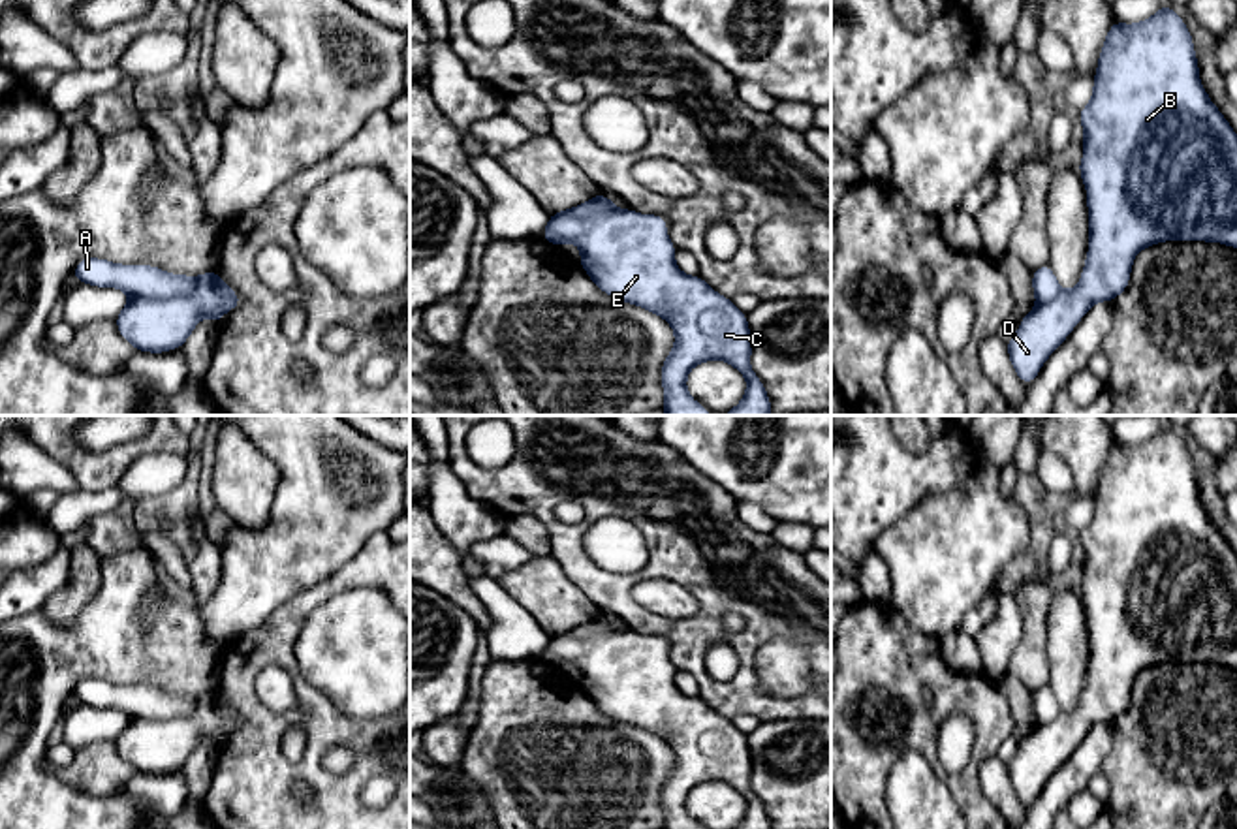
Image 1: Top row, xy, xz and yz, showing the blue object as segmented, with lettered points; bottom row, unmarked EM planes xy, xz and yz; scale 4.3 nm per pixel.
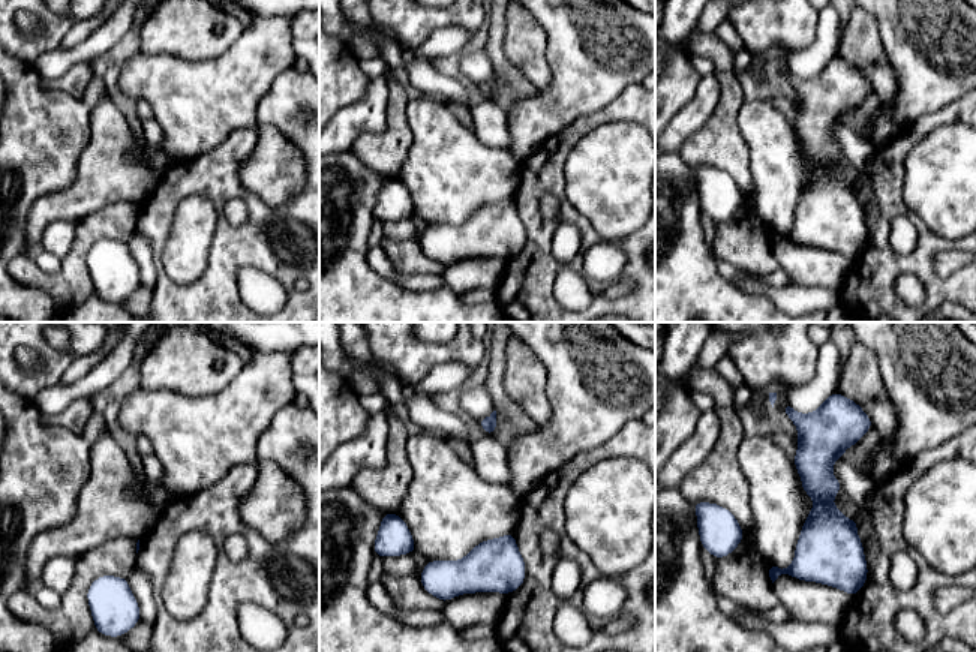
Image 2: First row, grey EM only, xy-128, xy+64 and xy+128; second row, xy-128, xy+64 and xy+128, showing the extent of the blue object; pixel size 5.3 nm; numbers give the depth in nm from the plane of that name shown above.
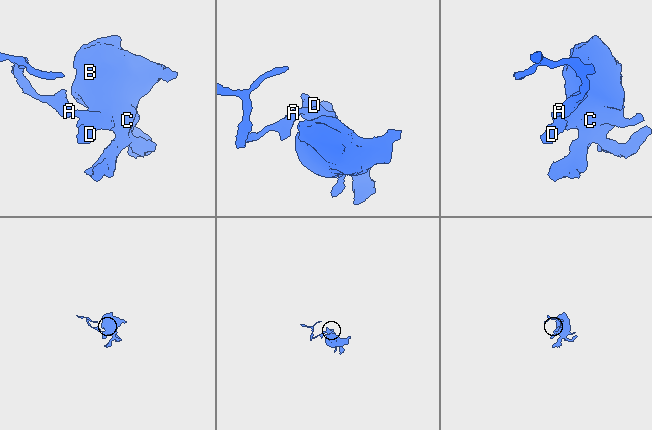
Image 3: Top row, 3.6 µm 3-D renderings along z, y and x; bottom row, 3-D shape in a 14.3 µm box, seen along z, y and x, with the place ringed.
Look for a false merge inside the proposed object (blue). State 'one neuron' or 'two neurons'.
two neurons

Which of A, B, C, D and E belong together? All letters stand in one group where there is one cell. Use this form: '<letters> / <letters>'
A / B C D E

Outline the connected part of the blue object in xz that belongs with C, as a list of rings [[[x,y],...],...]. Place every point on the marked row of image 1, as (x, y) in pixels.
[[[566,209],[551,214],[541,239],[555,246],[564,242],[577,244],[581,267],[605,295],[637,305],[671,325],[675,346],[660,370],[664,387],[662,410],[665,415],[712,415],[686,389],[688,372],[696,365],[712,359],[726,361],[746,380],[744,397],[724,415],[771,415],[771,399],[750,367],[752,336],[746,314],[731,299],[714,291],[701,276],[684,274],[677,267],[677,248],[669,241],[667,222],[660,214],[639,214],[632,209],[575,214],[572,209]]]

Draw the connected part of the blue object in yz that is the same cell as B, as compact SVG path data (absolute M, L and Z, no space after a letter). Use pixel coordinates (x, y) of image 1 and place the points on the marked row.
M1164 4L1134 24L1113 21L1098 56L1092 98L1079 109L1079 120L1085 133L1077 167L1087 188L1088 252L1079 284L1036 305L1006 342L1011 367L1026 385L1092 305L1113 303L1128 288L1134 258L1143 248L1166 241L1205 241L1237 248L1237 133L1201 86L1190 30L1171 6Z

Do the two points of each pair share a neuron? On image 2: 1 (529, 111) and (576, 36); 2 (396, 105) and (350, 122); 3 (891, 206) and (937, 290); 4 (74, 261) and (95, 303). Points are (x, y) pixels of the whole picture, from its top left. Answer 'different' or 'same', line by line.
1: same
2: different
3: same
4: different

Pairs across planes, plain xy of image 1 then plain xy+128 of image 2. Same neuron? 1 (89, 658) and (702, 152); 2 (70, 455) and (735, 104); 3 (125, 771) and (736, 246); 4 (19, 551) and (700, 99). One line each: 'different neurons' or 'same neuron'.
1: different neurons
2: different neurons
3: same neuron
4: different neurons

